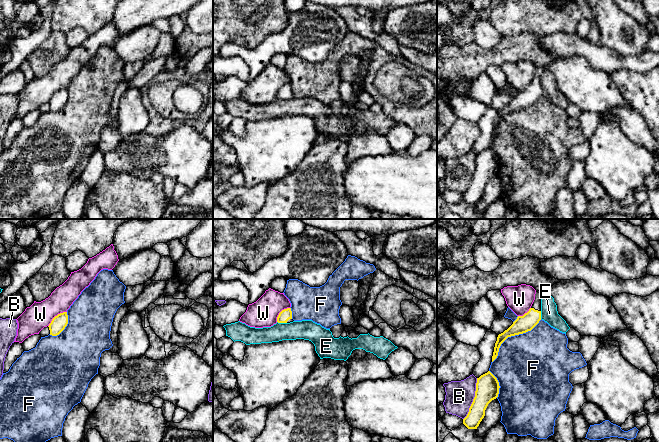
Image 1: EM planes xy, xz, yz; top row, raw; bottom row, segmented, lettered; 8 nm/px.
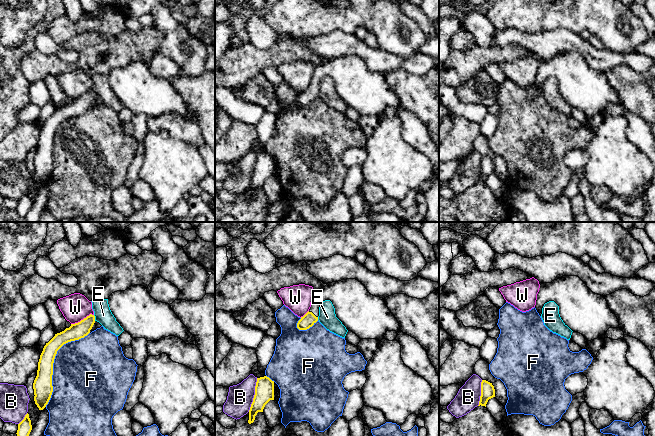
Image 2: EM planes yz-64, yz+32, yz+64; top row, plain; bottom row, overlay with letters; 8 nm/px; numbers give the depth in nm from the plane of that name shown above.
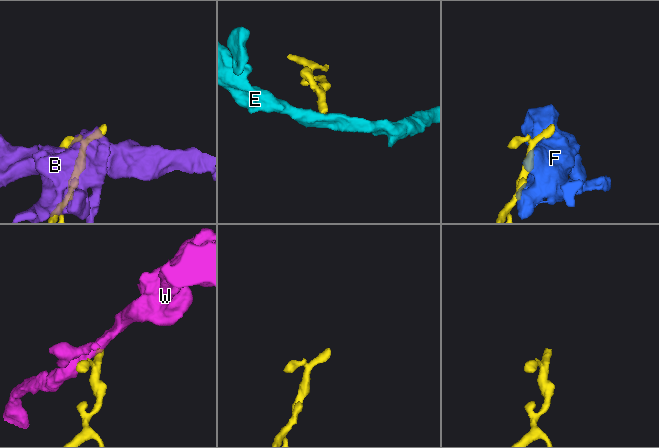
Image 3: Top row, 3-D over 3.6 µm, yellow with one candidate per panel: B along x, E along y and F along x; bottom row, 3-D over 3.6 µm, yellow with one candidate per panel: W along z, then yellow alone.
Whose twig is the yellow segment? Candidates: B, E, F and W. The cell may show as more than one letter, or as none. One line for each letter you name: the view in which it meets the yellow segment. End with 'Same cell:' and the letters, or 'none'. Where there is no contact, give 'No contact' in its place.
Same cell: none

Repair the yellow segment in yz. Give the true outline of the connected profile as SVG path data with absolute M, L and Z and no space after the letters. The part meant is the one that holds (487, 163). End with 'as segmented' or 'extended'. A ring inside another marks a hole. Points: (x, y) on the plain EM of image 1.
M490 147L477 154L475 173L463 195L463 200L468 205L477 205L485 192L488 180L498 173L499 164L497 154Z; as segmented

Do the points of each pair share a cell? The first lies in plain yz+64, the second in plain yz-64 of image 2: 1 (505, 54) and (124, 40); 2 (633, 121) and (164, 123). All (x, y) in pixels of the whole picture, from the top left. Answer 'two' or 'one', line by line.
1: one
2: one

